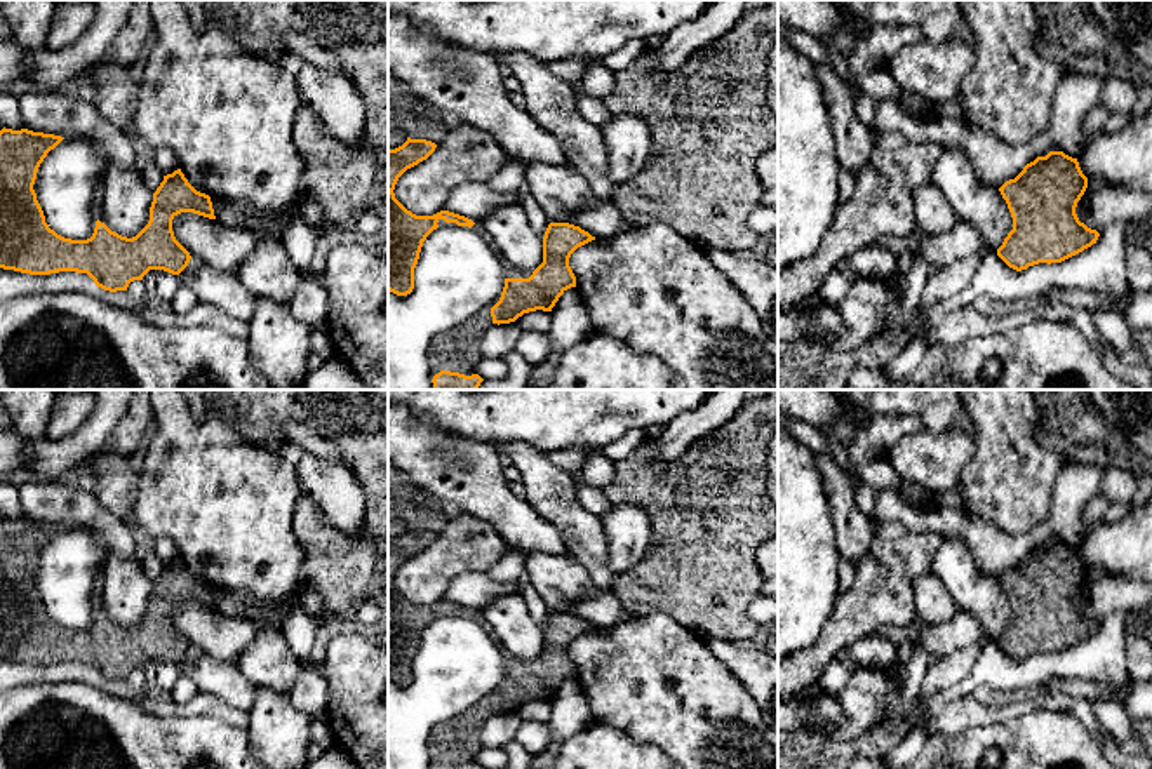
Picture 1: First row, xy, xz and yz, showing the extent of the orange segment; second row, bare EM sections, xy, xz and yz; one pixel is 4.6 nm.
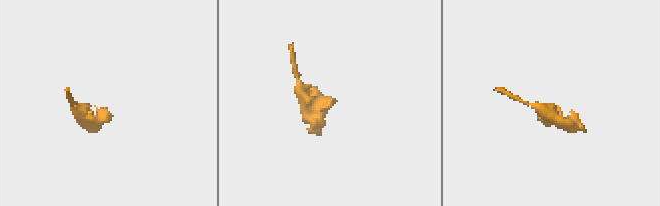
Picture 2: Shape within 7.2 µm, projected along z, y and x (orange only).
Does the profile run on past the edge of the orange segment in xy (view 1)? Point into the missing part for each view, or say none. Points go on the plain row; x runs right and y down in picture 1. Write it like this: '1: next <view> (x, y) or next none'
1: next none

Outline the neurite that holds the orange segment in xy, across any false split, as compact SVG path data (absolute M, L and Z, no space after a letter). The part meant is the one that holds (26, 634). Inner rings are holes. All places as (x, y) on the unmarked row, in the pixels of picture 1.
M3 517L0 520L0 658L30 665L87 663L97 677L110 682L127 680L131 672L143 670L150 659L179 665L188 656L191 645L176 630L172 609L181 602L216 609L211 586L197 581L181 558L177 558L164 565L164 571L153 583L150 611L136 626L122 626L97 609L90 628L64 628L45 612L33 579L40 553L63 529L61 525L28 518L12 520Z

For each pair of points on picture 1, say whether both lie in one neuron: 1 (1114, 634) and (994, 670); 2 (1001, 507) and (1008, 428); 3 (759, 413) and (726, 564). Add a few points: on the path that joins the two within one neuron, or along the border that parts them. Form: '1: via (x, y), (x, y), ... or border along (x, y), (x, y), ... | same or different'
1: via (1085, 660), (1024, 670) | same
2: via (1006, 488), (1006, 448) | same
3: via (736, 451), (726, 479), (726, 526) | same

